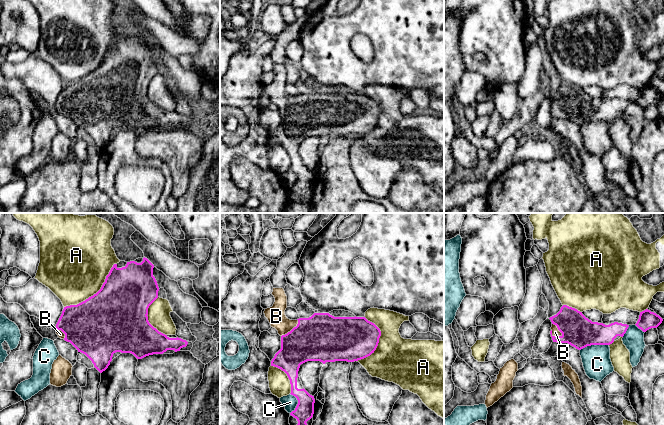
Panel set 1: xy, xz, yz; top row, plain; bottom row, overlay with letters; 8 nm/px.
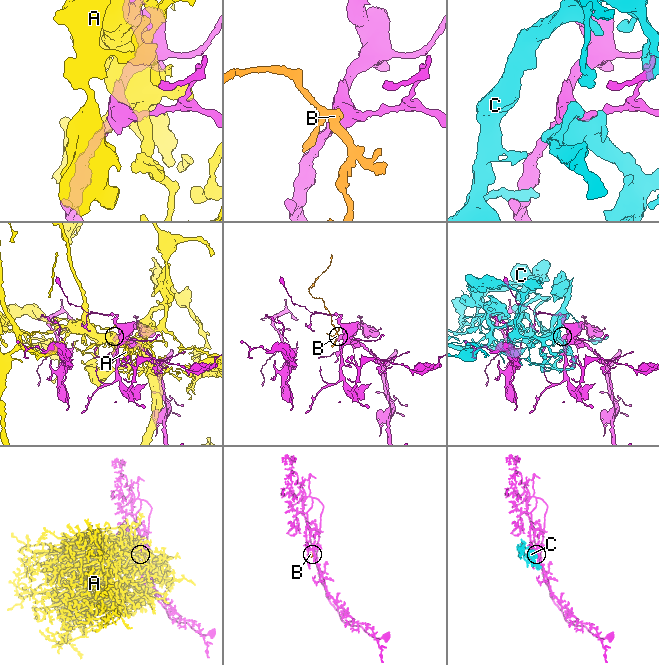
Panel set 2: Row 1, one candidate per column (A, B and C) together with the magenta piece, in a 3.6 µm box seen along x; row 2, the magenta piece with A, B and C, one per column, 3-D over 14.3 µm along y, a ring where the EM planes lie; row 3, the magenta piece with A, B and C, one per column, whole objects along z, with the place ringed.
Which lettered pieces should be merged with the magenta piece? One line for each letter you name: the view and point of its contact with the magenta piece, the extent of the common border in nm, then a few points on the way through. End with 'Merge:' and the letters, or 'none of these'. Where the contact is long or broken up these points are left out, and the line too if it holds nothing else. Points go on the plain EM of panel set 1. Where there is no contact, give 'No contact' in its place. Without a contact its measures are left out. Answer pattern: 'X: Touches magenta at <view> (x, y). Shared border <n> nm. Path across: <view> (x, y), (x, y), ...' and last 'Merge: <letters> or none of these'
B: Touches magenta at yz (558, 105). Shared border 130 nm. Path across: yz (577, 106), (558, 105), (555, 108)
Merge: B

